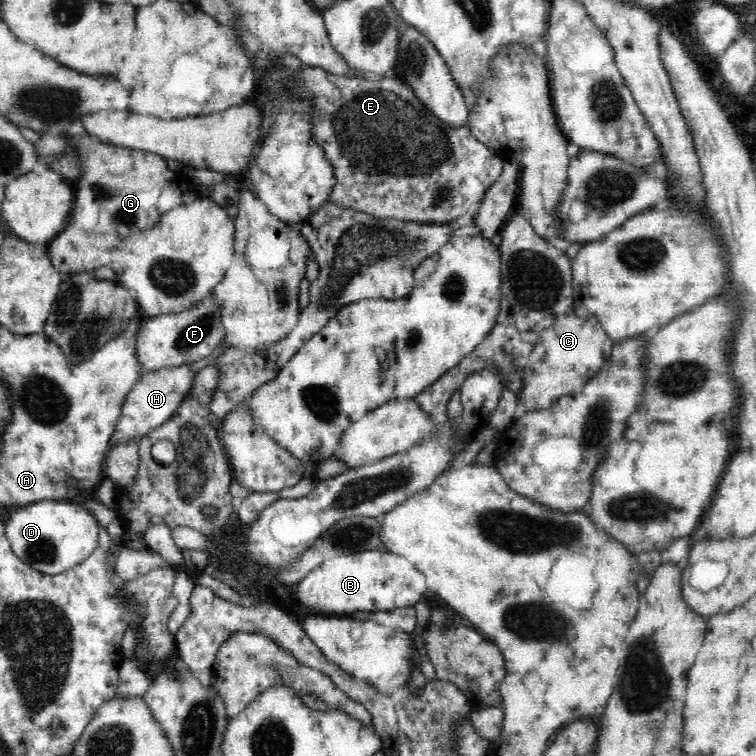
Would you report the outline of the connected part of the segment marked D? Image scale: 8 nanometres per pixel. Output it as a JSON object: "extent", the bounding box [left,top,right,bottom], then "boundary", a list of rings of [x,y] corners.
{"extent":[5,500,100,575],"boundary":[[[68,500],[39,501],[10,514],[5,520],[5,535],[15,555],[26,565],[46,575],[60,575],[82,564],[98,546],[100,525],[96,519],[84,506]]]}

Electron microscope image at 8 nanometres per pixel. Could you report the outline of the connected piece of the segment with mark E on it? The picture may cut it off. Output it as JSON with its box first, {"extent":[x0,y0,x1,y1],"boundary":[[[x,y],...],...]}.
{"extent":[289,65,504,223],"boundary":[[[302,65],[297,75],[289,78],[290,95],[296,95],[300,99],[310,99],[311,114],[313,117],[309,120],[311,124],[312,138],[322,150],[326,152],[325,157],[334,169],[335,183],[331,188],[329,201],[340,208],[353,208],[357,211],[366,212],[374,217],[390,217],[401,221],[416,221],[423,223],[450,223],[474,206],[478,206],[486,194],[486,190],[500,178],[504,170],[504,157],[497,154],[486,143],[479,141],[473,134],[468,125],[456,128],[452,127],[440,118],[436,117],[422,101],[420,101],[413,89],[407,83],[404,83],[399,77],[394,75],[382,76],[382,78],[372,78],[366,76],[338,76],[328,72],[324,68]]]}

